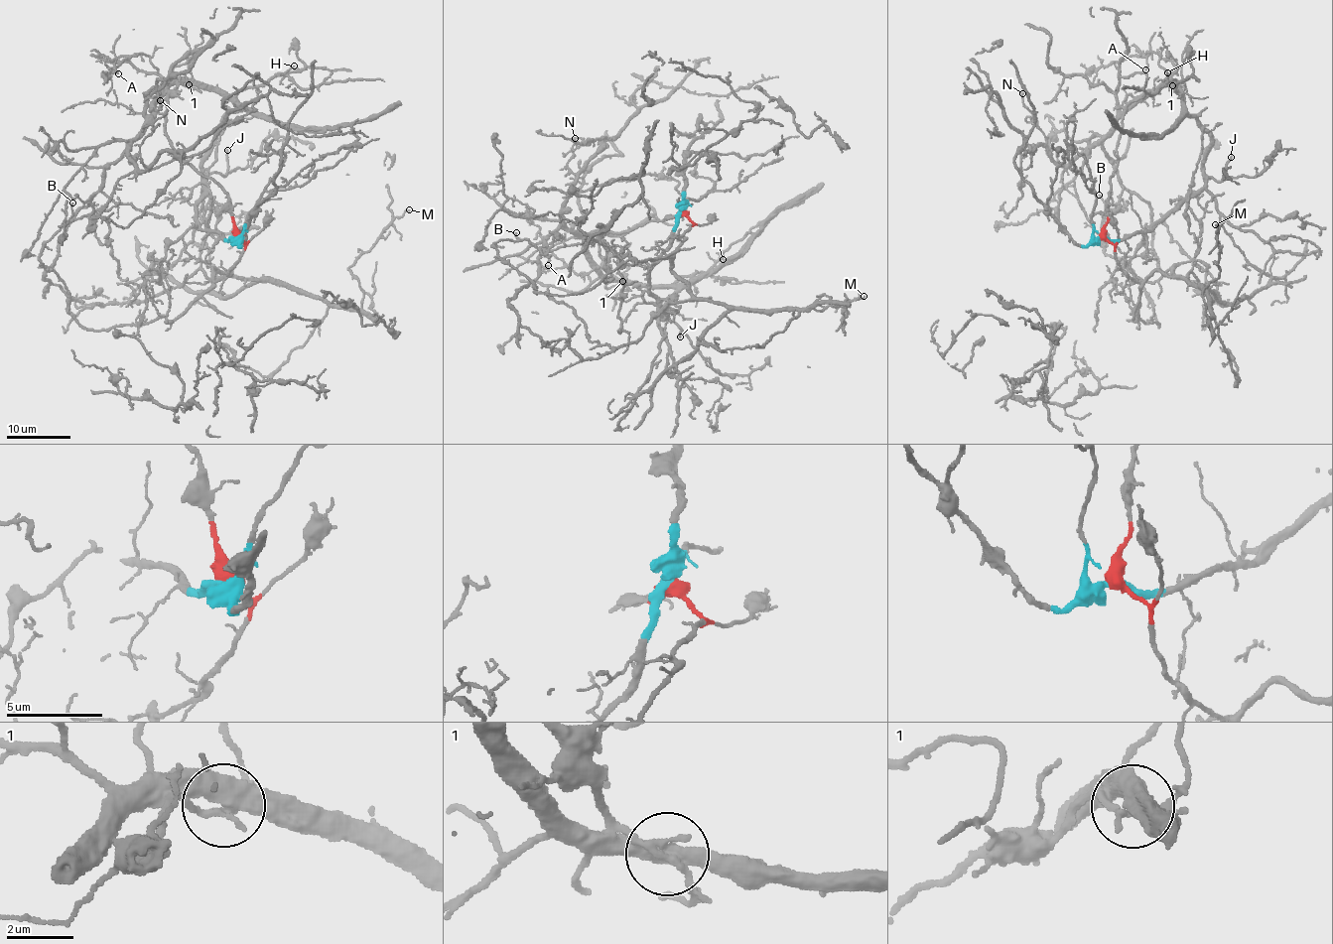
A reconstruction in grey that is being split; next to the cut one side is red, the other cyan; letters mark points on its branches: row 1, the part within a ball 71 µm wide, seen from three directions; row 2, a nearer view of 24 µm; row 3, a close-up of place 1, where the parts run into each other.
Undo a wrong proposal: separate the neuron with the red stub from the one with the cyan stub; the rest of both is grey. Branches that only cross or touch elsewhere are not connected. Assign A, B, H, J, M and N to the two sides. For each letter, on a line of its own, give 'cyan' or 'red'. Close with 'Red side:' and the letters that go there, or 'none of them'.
A: cyan
B: red
H: cyan
J: cyan
M: red
N: cyan
Red side: B, M

